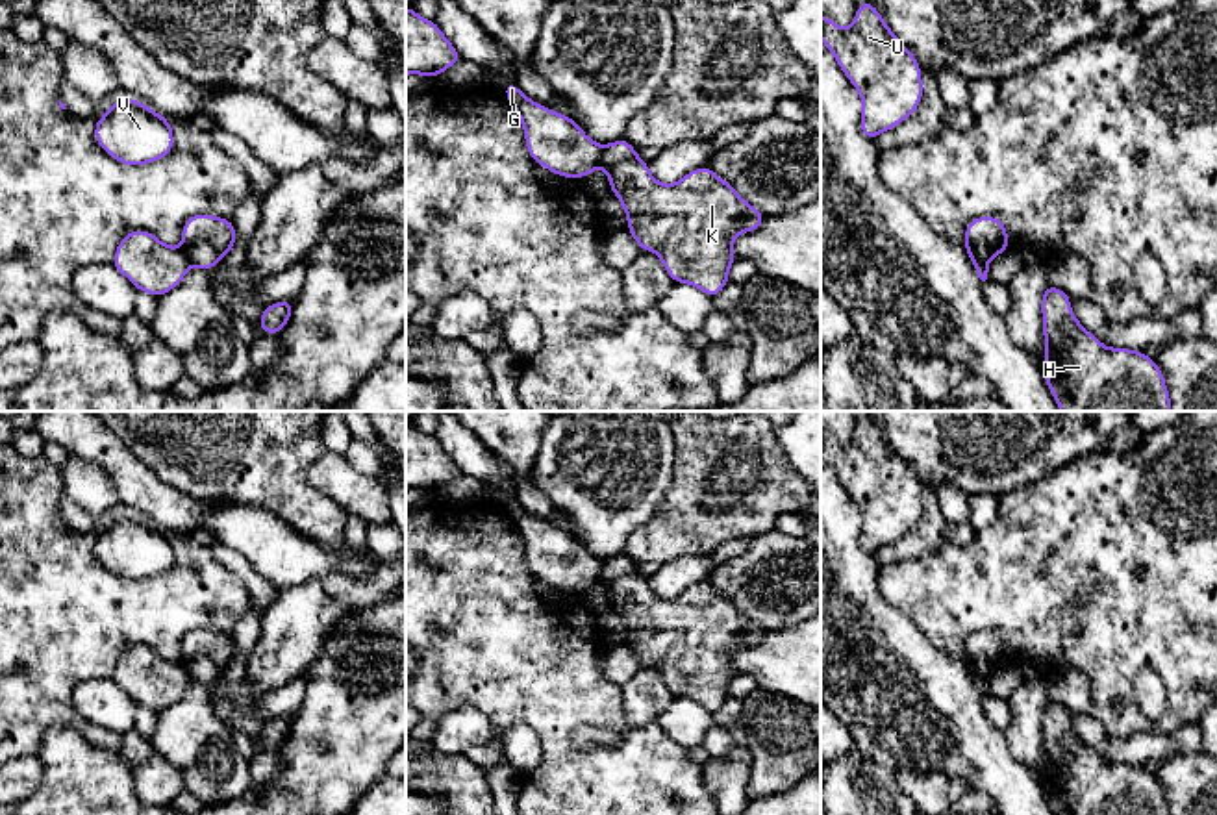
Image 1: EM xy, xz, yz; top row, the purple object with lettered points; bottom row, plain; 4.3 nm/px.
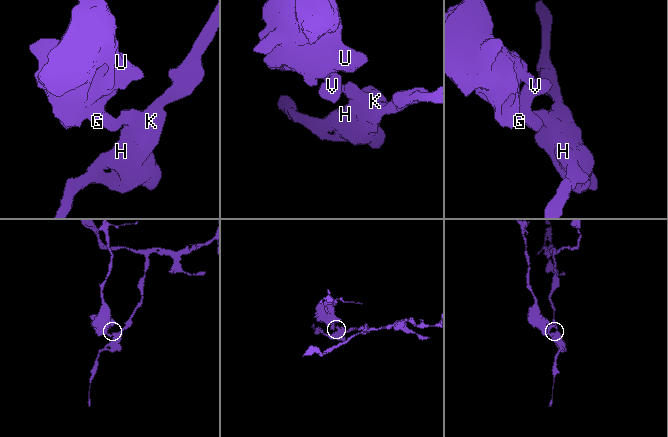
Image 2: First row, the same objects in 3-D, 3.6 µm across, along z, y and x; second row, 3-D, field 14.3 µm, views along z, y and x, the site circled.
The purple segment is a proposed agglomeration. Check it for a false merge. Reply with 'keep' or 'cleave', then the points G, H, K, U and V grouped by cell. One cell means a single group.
cleave | G U V / H K

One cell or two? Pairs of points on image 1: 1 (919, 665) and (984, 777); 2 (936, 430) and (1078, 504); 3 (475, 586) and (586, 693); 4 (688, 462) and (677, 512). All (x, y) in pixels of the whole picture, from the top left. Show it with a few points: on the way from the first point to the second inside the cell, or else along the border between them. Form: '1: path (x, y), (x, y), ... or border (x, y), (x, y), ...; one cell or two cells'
1: path (930, 693), (954, 717), (956, 734), (971, 749); one cell
2: border (1071, 458), (1045, 476), (1021, 484), (999, 499); two cells
3: path (502, 614), (558, 669); one cell
4: path (688, 475), (688, 499); one cell

